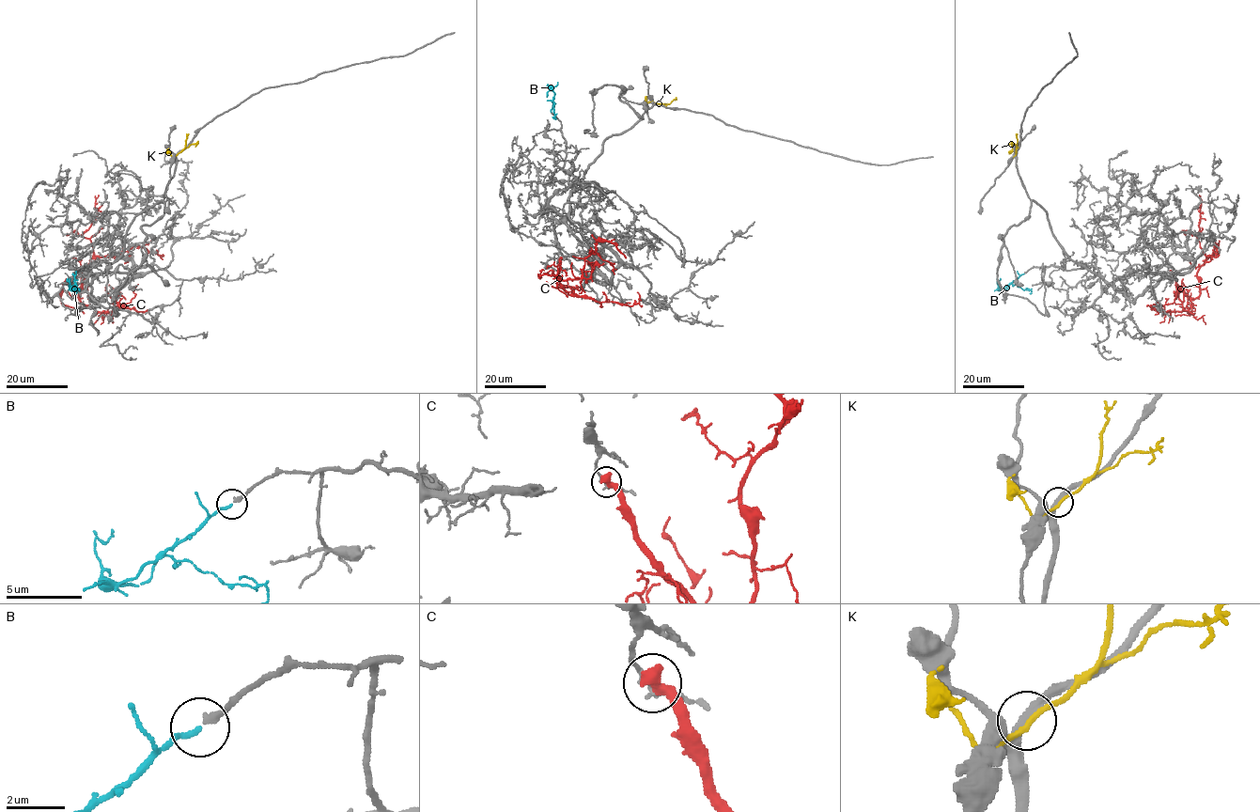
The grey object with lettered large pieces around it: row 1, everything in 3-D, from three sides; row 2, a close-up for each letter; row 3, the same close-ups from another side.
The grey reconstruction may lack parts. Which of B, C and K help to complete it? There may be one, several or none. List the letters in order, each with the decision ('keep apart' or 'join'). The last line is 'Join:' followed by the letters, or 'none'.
B: join
C: keep apart
K: keep apart
Join: B

